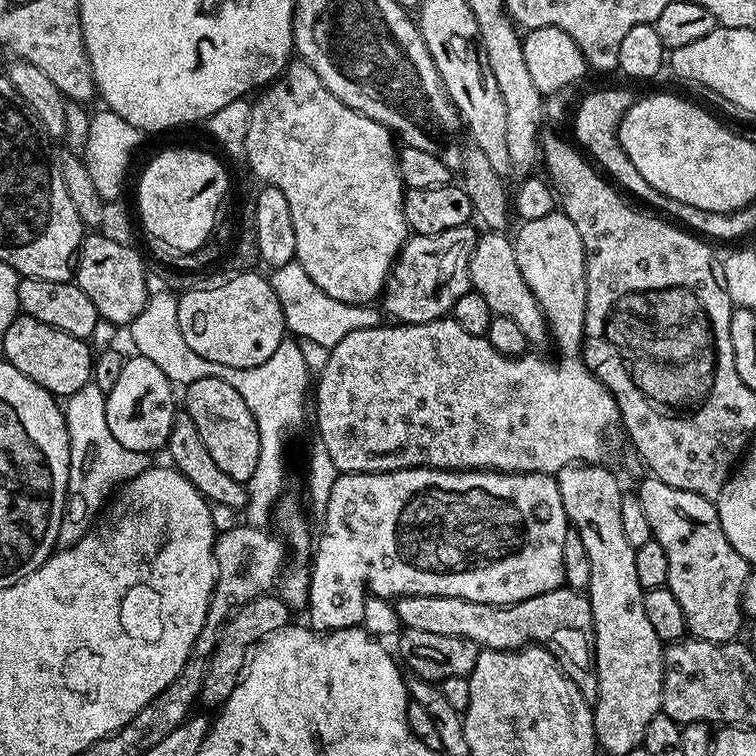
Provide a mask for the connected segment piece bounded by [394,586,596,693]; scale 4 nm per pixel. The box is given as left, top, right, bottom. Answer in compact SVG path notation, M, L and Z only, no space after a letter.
M561 586L546 594L509 605L470 602L466 598L438 594L414 594L399 597L394 607L404 628L427 630L430 634L450 634L450 638L466 638L482 650L510 652L513 648L529 647L530 642L550 650L578 690L589 691L596 635L592 607L583 591Z

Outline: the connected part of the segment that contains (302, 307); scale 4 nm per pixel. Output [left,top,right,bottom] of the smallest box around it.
[270,262,381,350]

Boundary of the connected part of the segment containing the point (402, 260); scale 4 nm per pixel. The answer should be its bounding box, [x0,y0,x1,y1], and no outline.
[382,223,478,324]

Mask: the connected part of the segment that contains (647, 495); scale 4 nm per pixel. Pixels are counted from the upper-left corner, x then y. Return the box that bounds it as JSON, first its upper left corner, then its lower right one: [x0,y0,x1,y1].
[638,478,750,644]

